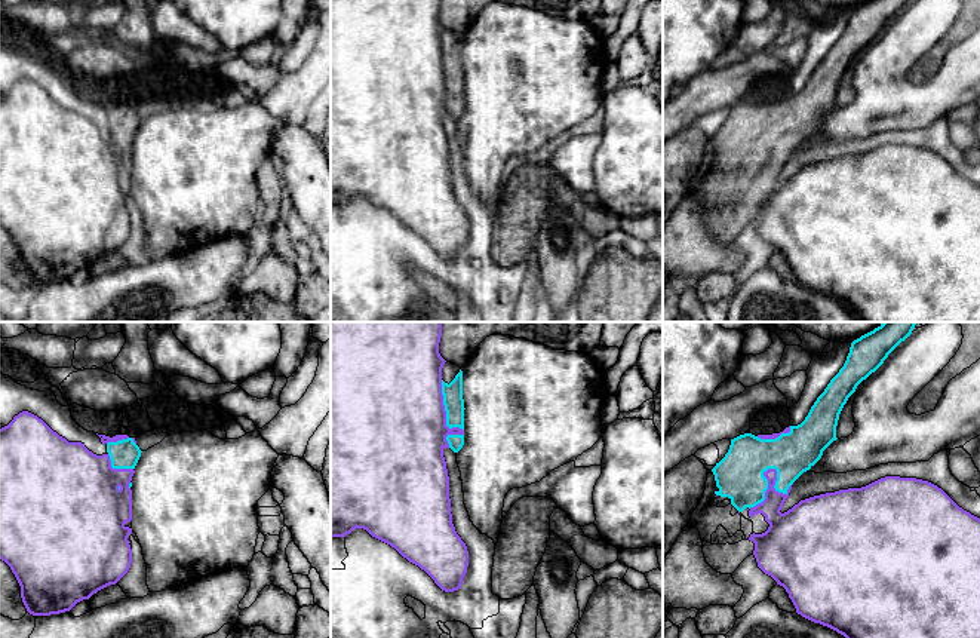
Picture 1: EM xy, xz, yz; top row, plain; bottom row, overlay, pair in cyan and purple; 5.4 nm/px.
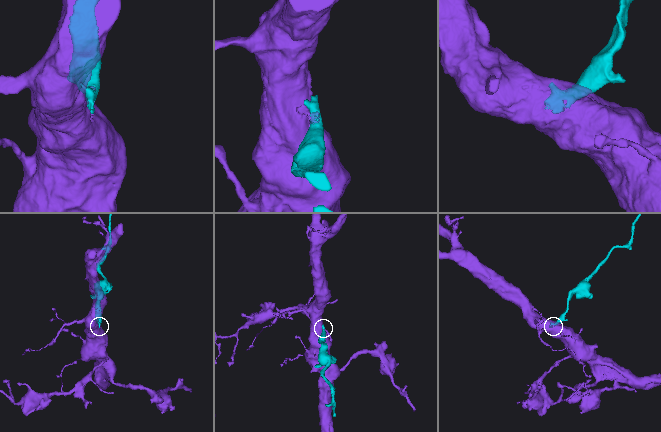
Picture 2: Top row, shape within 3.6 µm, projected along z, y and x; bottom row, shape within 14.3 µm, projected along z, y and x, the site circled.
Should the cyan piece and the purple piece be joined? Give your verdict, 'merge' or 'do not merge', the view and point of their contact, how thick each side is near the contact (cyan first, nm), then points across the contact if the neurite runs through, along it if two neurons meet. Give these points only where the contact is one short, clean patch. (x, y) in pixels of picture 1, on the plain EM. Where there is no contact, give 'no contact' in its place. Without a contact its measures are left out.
do not merge; meets cyan in yz at (768, 135); 260 nm thick on the cyan side, 110 nm on the other

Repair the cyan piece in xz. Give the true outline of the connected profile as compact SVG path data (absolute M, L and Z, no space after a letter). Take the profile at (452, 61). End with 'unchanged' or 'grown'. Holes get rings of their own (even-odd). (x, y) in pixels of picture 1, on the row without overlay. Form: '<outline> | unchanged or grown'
M445 30L442 36L442 62L446 79L446 93L464 98L463 39L460 34Z | grown

